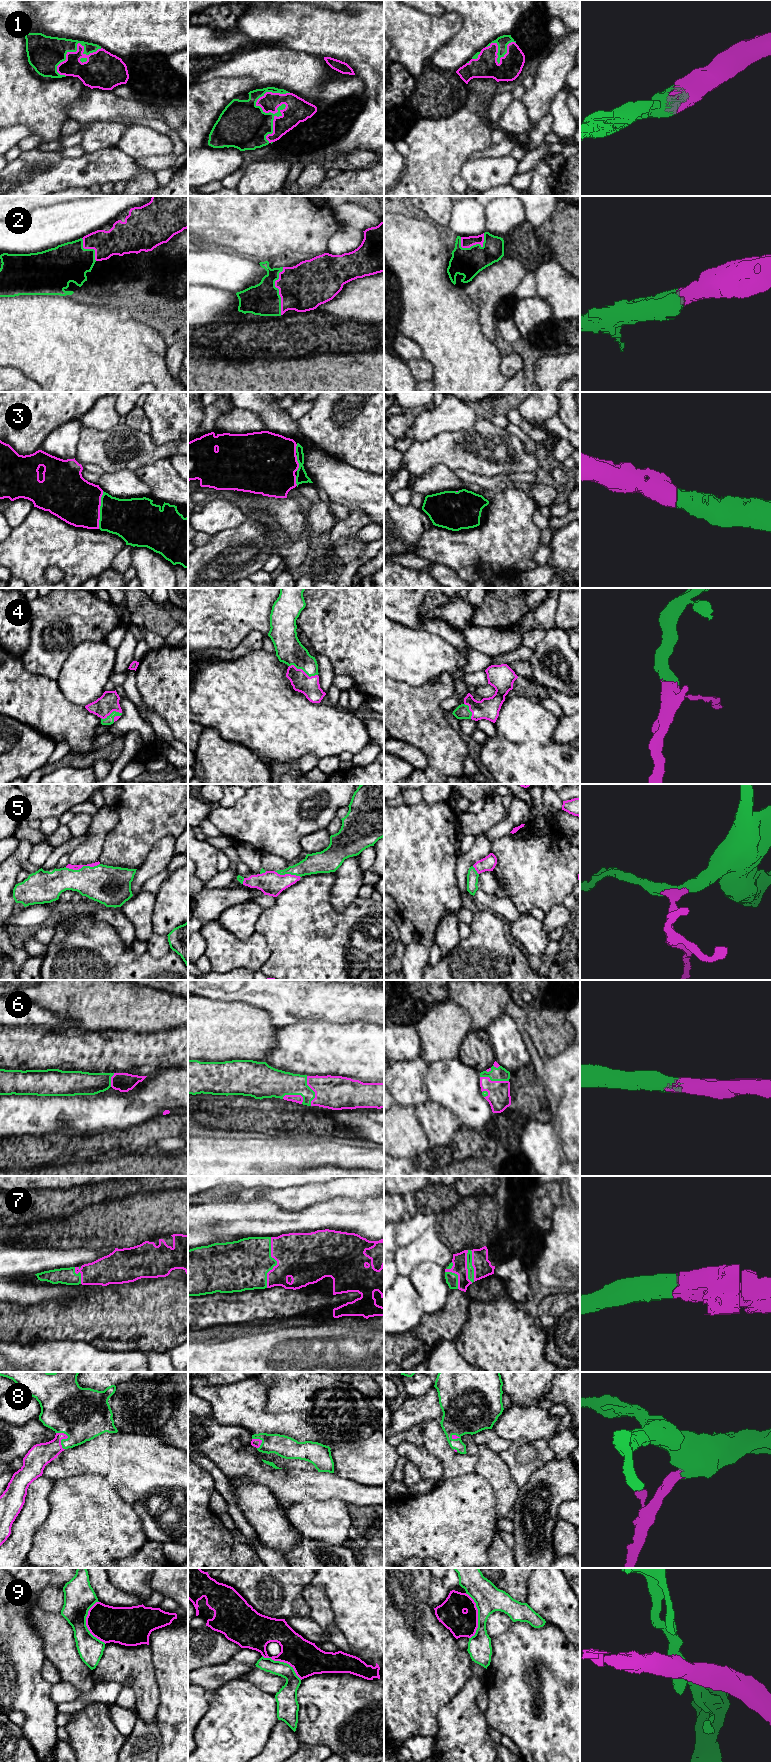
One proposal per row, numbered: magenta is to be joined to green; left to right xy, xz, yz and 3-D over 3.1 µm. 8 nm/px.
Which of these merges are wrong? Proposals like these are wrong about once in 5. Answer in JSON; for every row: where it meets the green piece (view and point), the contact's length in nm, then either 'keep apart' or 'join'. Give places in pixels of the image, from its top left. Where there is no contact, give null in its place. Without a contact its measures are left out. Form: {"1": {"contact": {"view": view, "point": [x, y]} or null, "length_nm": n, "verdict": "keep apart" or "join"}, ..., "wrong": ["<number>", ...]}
{"1": {"contact": {"view": "xz", "point": [261, 109]}, "length_nm": 440, "verdict": "join"}, "2": {"contact": {"view": "xz", "point": [278, 291]}, "length_nm": 380, "verdict": "join"}, "3": {"contact": {"view": "xy", "point": [100, 510]}, "length_nm": 300, "verdict": "join"}, "4": {"contact": {"view": "xz", "point": [303, 670]}, "length_nm": 240, "verdict": "join"}, "5": {"contact": {"view": "xy", "point": [83, 866]}, "length_nm": 280, "verdict": "join"}, "6": {"contact": {"view": "xz", "point": [313, 1091]}, "length_nm": 240, "verdict": "join"}, "7": {"contact": {"view": "yz", "point": [467, 1266]}, "length_nm": 260, "verdict": "join"}, "8": {"contact": {"view": "xy", "point": [65, 1439]}, "length_nm": 160, "verdict": "join"}, "9": {"contact": {"view": "xy", "point": [85, 1624]}, "length_nm": 360, "verdict": "keep apart"}, "wrong": ["9"]}

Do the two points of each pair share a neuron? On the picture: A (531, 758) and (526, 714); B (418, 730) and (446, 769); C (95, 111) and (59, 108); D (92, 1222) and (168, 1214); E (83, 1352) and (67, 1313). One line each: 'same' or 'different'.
A: same
B: same
C: different
D: same
E: different

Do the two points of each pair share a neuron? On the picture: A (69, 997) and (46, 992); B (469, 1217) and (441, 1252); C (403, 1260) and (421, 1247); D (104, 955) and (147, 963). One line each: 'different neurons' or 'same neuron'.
A: same neuron
B: different neurons
C: same neuron
D: same neuron

